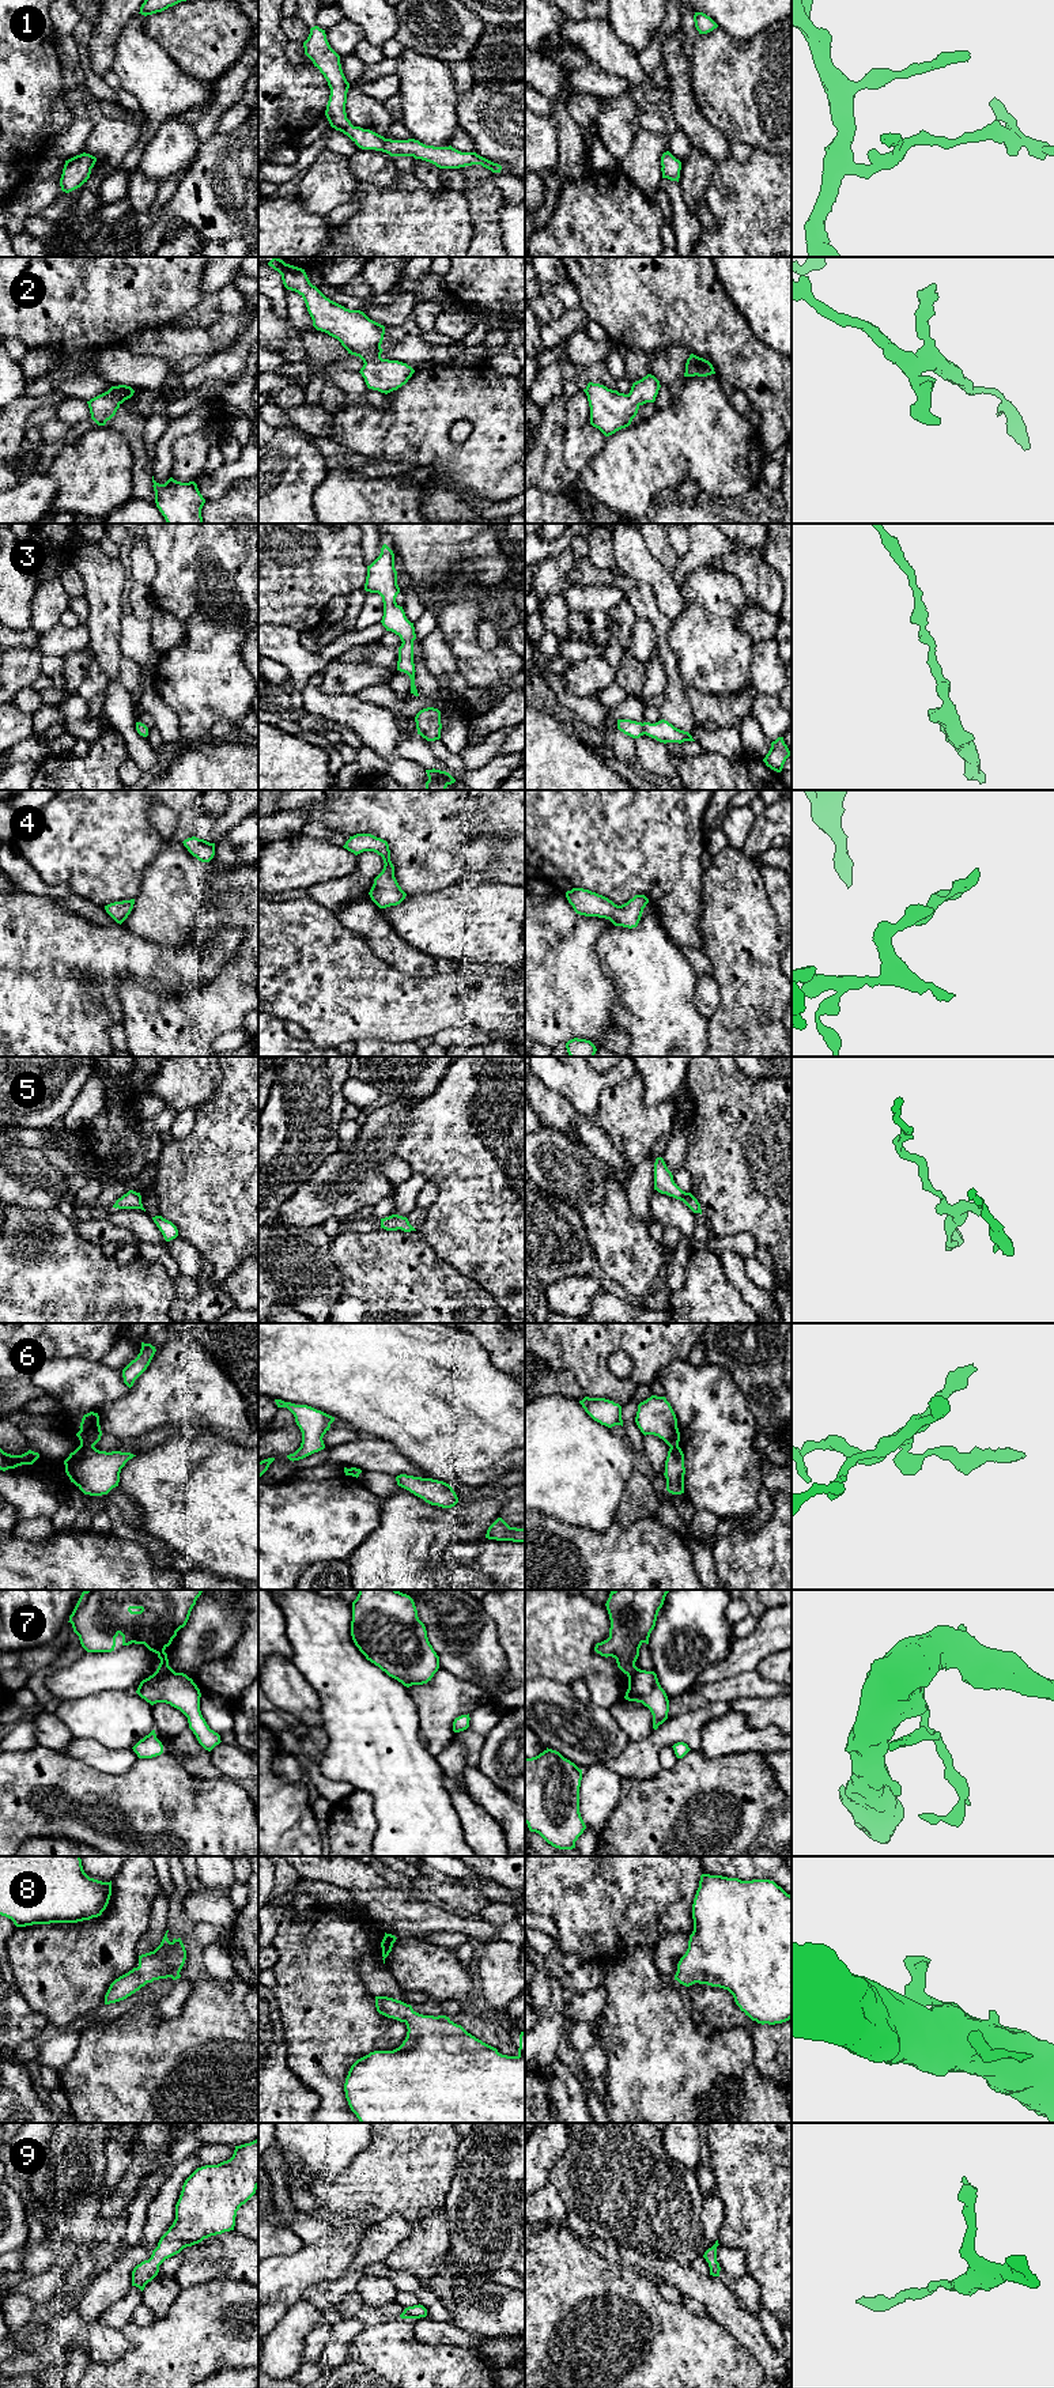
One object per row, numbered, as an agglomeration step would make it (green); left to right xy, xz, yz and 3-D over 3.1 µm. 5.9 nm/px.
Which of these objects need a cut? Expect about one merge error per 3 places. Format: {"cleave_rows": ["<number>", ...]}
{"cleave_rows": ["6"]}

